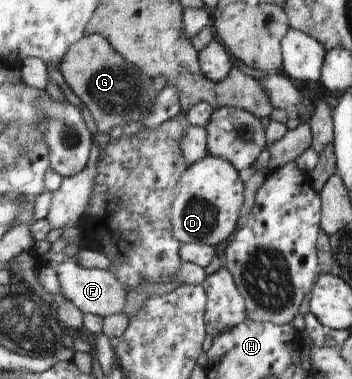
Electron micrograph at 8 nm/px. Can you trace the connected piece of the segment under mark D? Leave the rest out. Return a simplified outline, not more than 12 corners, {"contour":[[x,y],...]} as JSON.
{"contour":[[207,154],[178,179],[170,231],[220,245],[240,226],[239,172]]}

